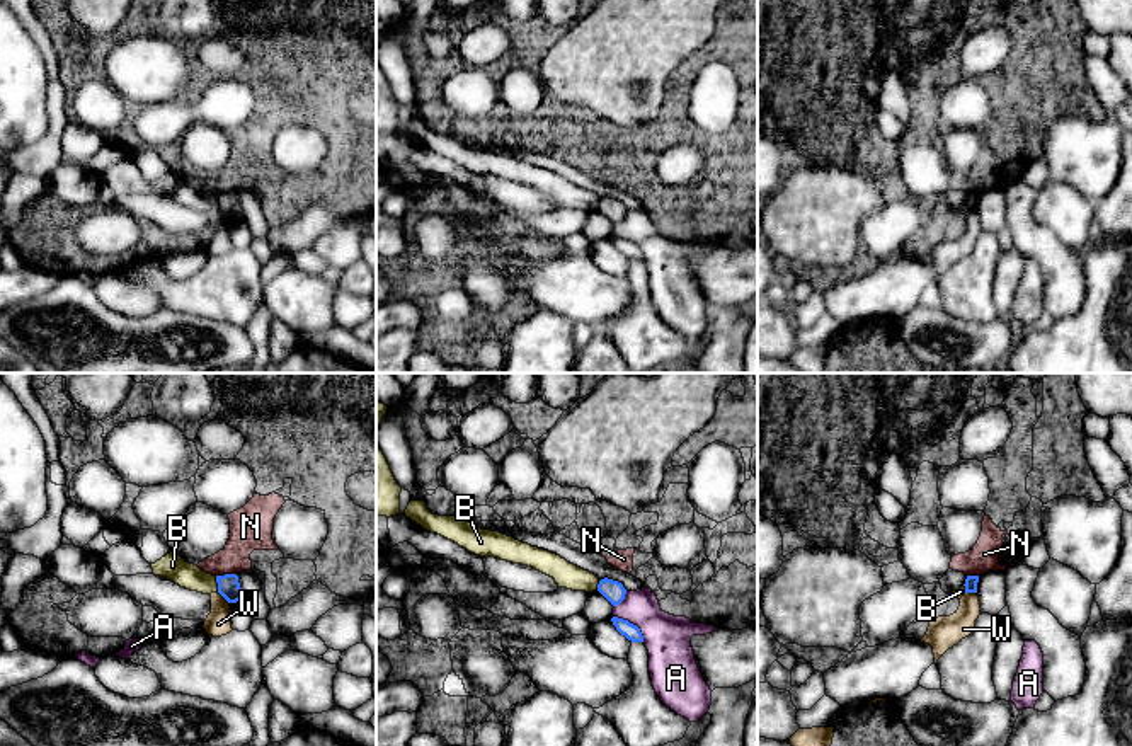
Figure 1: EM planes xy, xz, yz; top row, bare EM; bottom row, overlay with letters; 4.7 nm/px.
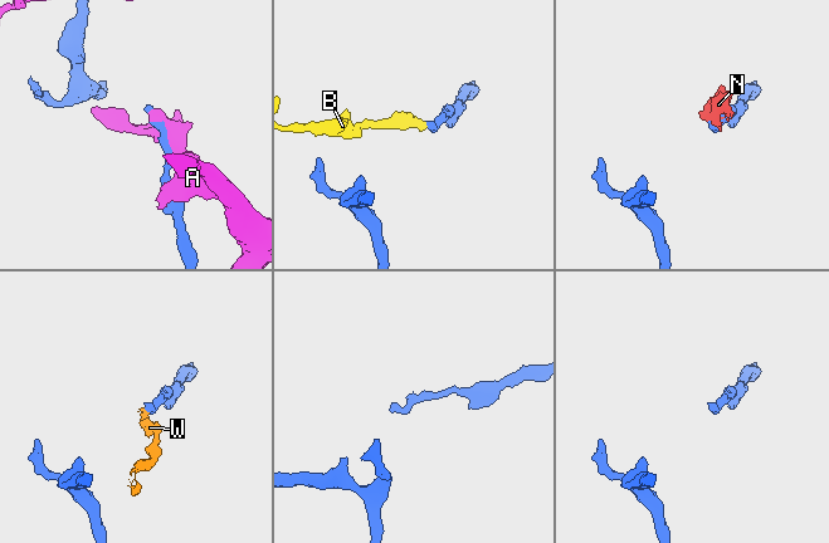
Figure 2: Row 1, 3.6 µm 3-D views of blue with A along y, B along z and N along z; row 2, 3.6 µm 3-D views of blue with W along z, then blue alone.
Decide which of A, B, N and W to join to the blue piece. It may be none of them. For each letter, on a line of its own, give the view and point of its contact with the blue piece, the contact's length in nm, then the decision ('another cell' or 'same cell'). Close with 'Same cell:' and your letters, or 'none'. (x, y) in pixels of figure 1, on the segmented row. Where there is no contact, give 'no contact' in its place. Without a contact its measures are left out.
A: meets blue in xz at (632, 624); contact 200 nm long; another cell
B: meets blue in xy at (218, 585); contact 80 nm long; another cell
N: meets blue in xy at (225, 574); contact 100 nm long; another cell
W: meets blue in xy at (223, 596); contact 80 nm long; another cell
Same cell: none

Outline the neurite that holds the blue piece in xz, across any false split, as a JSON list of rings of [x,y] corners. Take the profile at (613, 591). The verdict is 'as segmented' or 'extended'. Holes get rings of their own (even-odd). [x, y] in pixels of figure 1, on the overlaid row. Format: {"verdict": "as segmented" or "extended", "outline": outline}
{"verdict": "as segmented", "outline": [[[601,579],[597,584],[597,591],[613,605],[620,605],[625,600],[626,589],[621,582],[613,579]]]}

